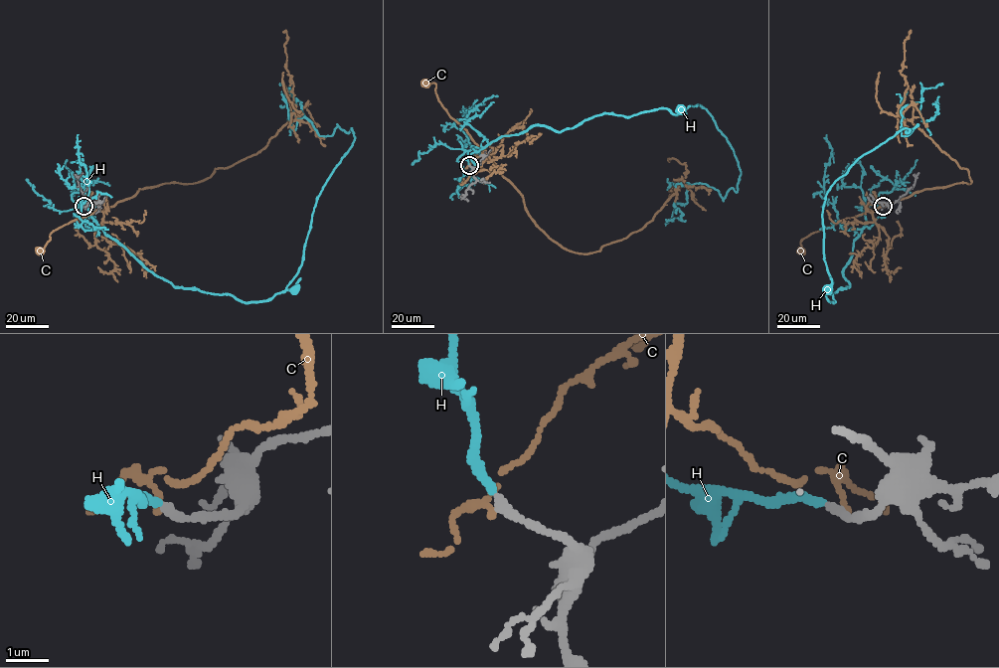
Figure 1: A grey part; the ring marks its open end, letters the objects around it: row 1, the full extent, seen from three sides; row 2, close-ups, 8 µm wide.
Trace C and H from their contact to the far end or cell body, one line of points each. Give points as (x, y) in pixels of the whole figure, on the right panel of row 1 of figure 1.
C: (884, 206), (875, 202), (864, 213), (810, 234), (800, 243), (801, 250)
H: (883, 206), (866, 209), (866, 226), (842, 270), (849, 286), (831, 294), (833, 302), (827, 290)

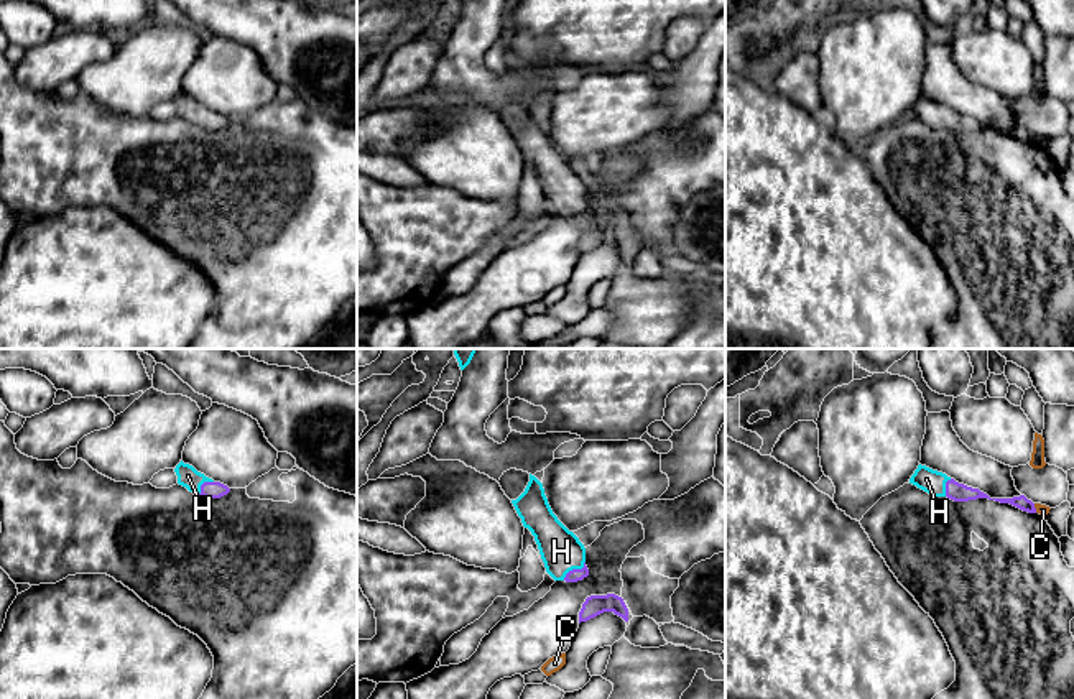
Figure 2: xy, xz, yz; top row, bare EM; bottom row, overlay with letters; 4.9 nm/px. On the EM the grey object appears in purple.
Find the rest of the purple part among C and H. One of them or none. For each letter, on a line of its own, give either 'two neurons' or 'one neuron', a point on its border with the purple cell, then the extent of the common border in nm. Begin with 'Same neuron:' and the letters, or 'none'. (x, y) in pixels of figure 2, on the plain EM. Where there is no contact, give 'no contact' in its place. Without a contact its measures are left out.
Same neuron: H
C: two neurons; meets purple in yz at (1035, 140); contact 50 nm long
H: one neuron; meets purple in xz at (574, 201); contact 140 nm long

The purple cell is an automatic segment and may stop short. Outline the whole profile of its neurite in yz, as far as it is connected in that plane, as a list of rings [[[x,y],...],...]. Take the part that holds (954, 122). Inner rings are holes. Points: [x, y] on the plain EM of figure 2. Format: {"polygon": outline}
{"polygon": [[[921,95],[914,102],[914,105],[911,107],[910,115],[916,117],[918,120],[928,123],[933,128],[947,128],[954,133],[969,133],[969,132],[977,132],[977,130],[988,130],[988,132],[995,132],[1000,135],[1010,135],[1023,143],[1028,143],[1028,145],[1036,145],[1035,135],[1031,132],[1028,132],[1025,127],[1013,128],[1013,130],[990,130],[987,125],[980,123],[979,120],[972,120],[972,118],[967,118],[964,115],[959,115],[954,110],[947,109],[946,105],[933,102],[926,97],[921,97]]]}

